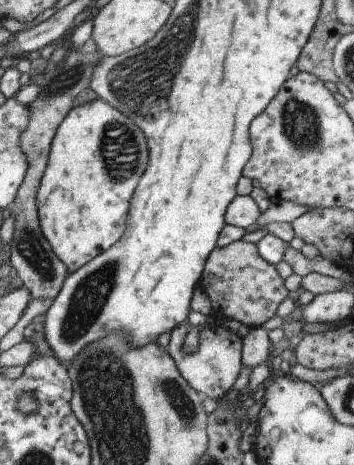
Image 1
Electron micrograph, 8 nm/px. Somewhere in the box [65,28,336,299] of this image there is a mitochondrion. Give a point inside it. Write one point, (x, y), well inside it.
(117, 143)

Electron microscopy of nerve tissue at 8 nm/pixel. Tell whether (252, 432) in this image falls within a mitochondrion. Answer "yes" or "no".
no

